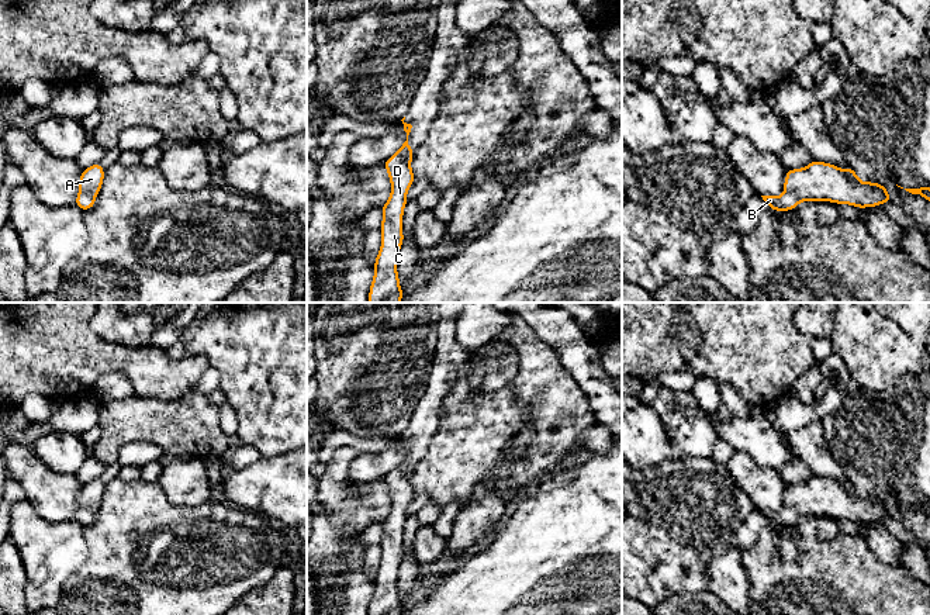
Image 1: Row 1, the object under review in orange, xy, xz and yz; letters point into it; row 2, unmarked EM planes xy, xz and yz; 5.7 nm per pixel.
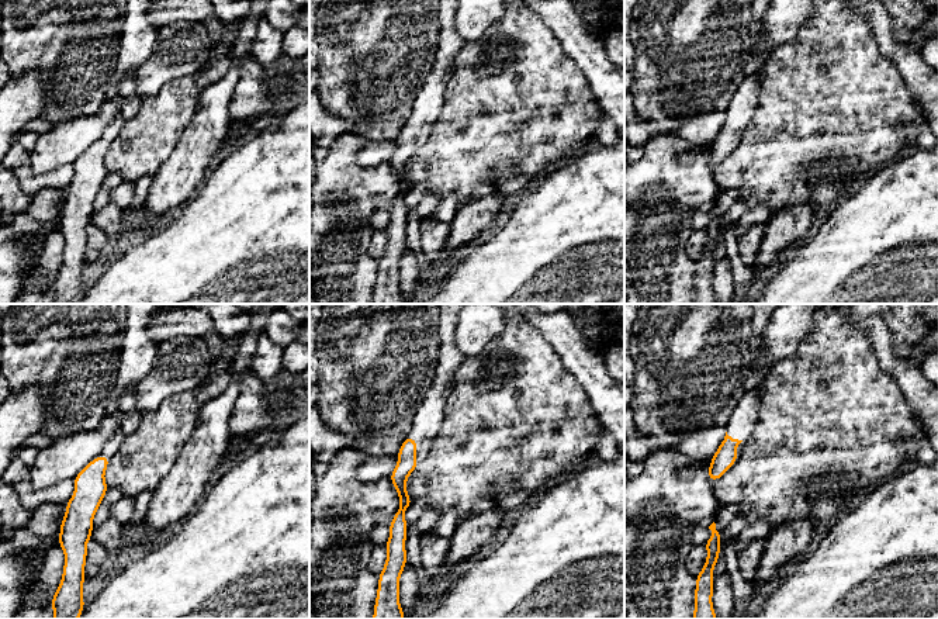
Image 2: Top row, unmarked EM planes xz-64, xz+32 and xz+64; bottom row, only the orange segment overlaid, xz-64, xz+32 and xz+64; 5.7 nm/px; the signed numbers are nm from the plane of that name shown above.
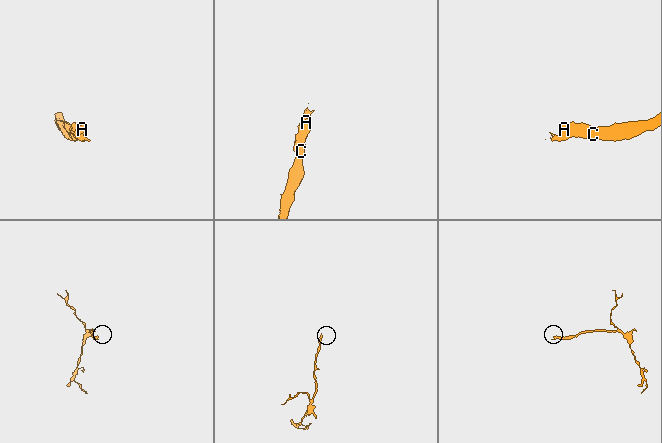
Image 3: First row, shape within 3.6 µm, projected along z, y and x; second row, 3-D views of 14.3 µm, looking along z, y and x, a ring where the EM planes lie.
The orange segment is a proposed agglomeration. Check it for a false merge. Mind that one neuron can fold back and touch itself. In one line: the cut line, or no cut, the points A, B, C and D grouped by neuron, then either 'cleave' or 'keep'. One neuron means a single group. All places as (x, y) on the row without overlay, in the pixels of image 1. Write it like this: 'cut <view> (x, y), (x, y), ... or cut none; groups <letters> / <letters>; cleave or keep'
cut none; groups A B C D; keep

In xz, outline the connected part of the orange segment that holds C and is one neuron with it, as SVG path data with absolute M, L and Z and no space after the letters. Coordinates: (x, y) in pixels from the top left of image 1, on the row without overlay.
M401 435L407 456L383 480L388 488L391 508L387 518L380 524L383 536L380 540L381 562L374 578L374 591L369 605L369 615L401 615L404 611L400 602L397 574L404 557L402 532L407 521L407 509L415 491L411 484L414 463L408 460L408 450L412 440Z

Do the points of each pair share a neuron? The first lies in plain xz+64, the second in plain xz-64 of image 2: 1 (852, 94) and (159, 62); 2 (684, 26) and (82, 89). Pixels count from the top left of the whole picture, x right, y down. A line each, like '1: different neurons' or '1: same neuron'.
1: different neurons
2: same neuron

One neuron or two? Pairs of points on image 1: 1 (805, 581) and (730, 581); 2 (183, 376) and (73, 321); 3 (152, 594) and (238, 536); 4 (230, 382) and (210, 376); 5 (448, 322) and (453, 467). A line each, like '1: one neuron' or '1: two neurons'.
1: two neurons
2: one neuron
3: one neuron
4: two neurons
5: two neurons

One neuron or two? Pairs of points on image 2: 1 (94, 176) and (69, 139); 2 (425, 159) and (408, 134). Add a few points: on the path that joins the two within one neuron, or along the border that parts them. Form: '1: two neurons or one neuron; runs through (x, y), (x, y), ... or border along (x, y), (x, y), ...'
1: two neurons; border along (103, 131), (72, 163)
2: two neurons; border along (435, 121), (429, 138), (407, 163), (409, 182)

